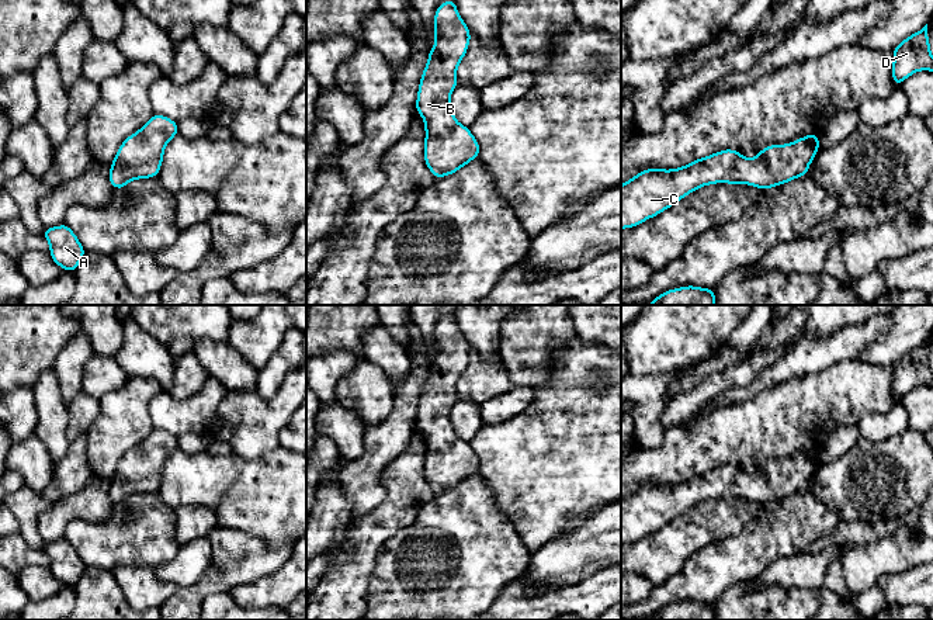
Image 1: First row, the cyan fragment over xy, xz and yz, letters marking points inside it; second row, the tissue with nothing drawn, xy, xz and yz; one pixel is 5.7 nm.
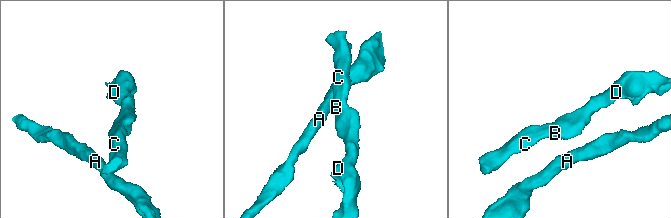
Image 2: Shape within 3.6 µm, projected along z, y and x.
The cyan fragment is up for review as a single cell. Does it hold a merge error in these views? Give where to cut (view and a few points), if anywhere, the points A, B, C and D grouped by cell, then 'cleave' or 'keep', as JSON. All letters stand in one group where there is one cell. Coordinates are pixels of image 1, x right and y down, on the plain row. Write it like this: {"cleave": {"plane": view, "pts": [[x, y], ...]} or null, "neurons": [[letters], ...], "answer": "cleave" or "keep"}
{"cleave": null, "neurons": [["A", "B", "C", "D"]], "answer": "keep"}

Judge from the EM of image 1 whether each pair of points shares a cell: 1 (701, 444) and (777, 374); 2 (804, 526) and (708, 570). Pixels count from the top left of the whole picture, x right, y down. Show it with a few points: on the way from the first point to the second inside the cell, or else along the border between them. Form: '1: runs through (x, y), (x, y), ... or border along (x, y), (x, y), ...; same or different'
1: border along (787, 378), (760, 390), (749, 398), (727, 405); different
2: runs through (780, 530), (759, 543), (744, 557), (732, 561); same

